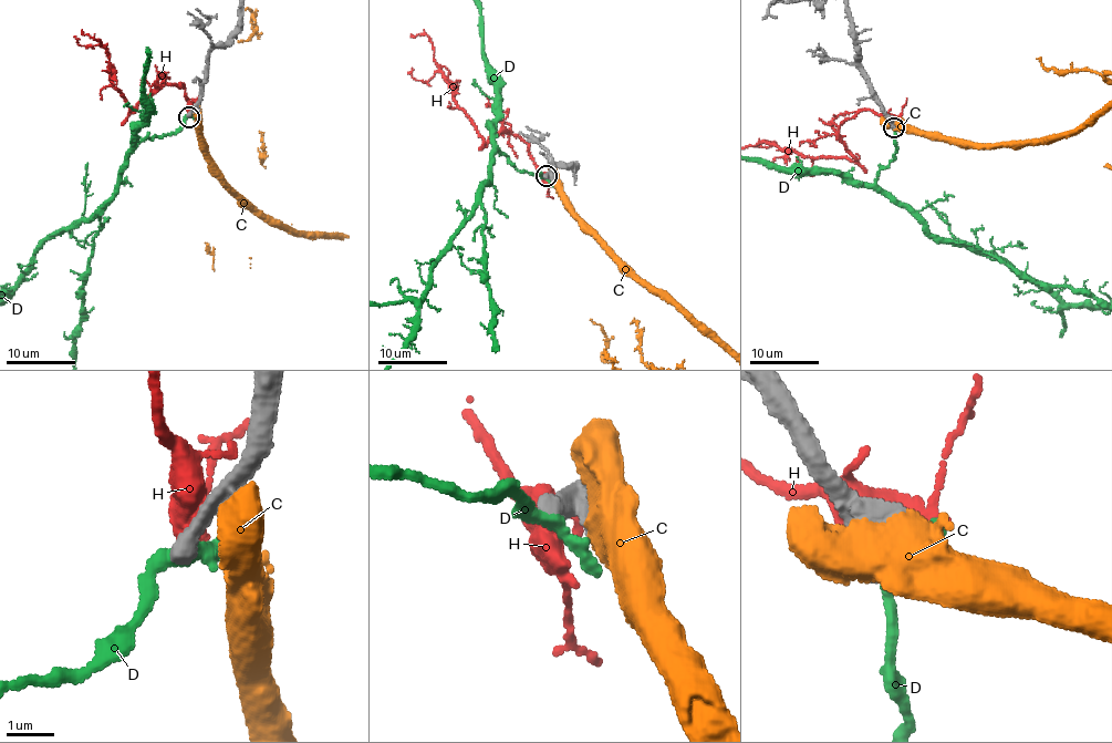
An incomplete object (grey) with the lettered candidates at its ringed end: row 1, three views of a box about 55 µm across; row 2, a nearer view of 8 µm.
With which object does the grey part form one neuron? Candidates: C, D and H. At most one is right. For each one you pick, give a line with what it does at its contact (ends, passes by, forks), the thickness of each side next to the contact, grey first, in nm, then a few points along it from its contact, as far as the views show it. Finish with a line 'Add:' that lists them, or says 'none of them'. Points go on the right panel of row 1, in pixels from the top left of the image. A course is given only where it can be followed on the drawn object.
Add: none of them

